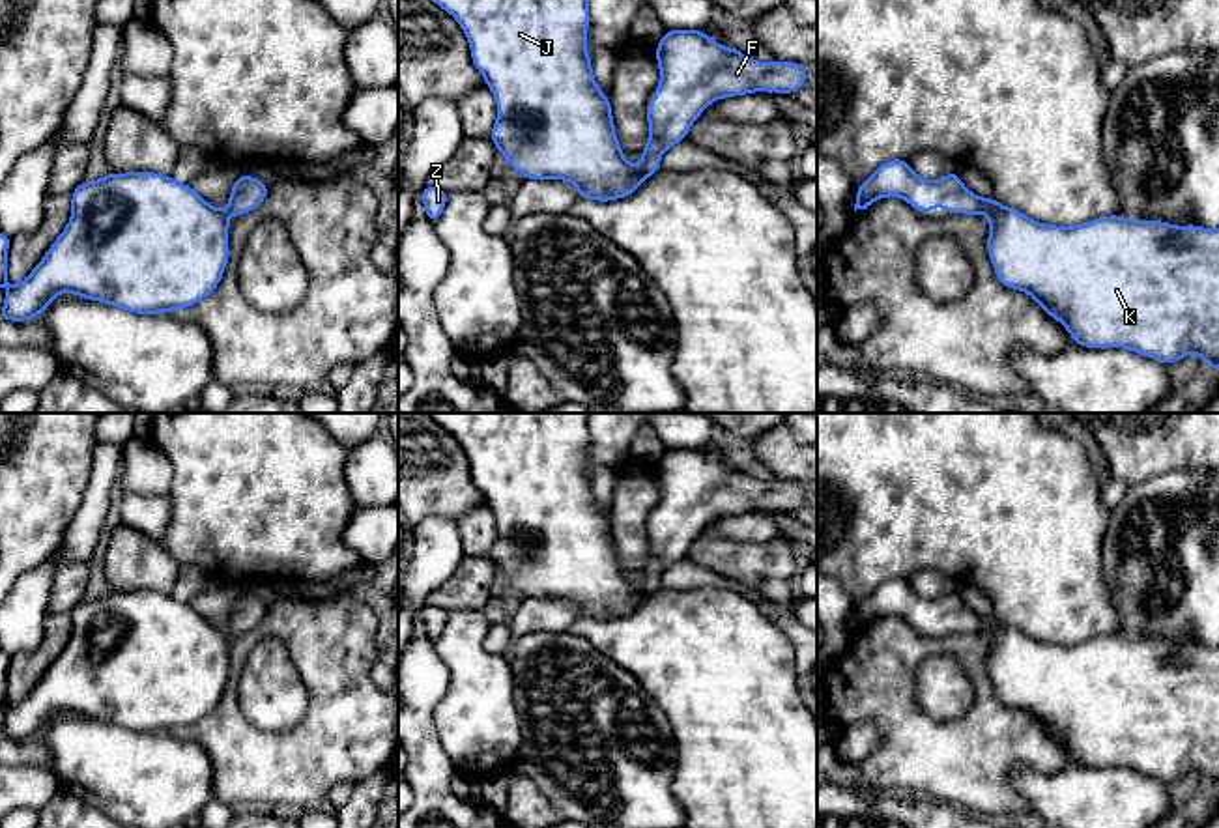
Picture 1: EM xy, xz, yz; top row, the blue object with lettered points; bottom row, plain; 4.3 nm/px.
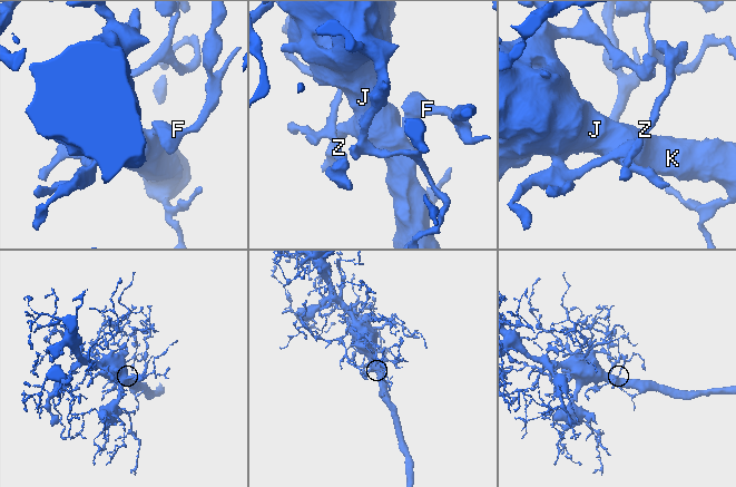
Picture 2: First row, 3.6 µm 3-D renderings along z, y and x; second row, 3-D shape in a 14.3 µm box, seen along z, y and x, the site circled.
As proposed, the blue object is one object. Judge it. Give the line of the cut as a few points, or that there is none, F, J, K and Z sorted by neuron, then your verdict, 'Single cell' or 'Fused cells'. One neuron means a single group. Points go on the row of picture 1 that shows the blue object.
No split. Groups: F J K Z. Single cell

